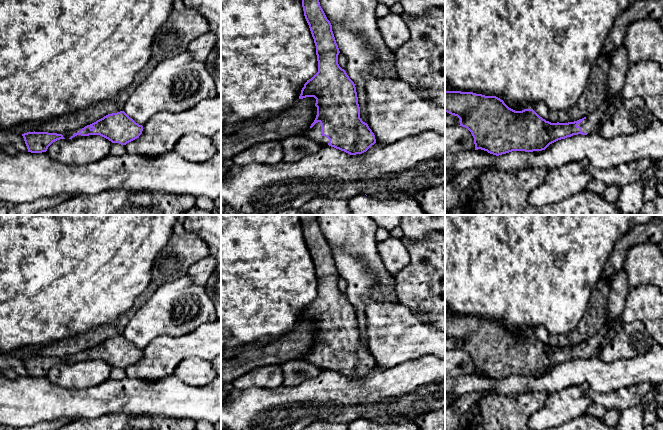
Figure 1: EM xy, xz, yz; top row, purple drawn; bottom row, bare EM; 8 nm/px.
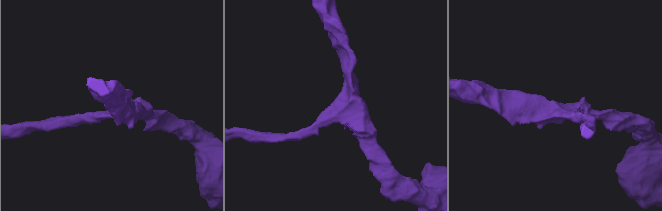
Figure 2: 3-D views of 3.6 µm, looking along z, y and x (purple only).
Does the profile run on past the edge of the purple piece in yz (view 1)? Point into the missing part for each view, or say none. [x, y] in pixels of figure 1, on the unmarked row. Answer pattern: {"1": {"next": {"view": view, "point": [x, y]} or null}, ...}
{"1": {"next": {"view": "yz", "point": [589, 349]}}}

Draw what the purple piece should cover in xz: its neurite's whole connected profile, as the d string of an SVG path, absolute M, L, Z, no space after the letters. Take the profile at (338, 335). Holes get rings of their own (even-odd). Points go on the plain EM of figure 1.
M300 215L305 243L309 249L318 285L318 296L304 308L299 323L314 321L317 339L310 350L309 361L320 370L329 369L350 379L362 378L376 367L368 348L360 342L360 331L354 306L338 288L340 277L332 249L318 223L318 215Z

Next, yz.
M445 314L445 336L457 340L460 343L459 350L471 356L475 374L481 373L496 380L512 375L542 375L558 364L597 356L602 341L612 327L613 324L604 324L595 336L574 346L551 347L540 341L533 333L515 335L496 320Z

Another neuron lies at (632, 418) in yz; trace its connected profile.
M637 404L631 408L621 412L617 430L643 430L644 429L645 410L641 404Z

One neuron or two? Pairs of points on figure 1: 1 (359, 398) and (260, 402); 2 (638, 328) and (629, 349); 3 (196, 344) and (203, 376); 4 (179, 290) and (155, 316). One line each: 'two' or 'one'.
1: one
2: one
3: two
4: one

